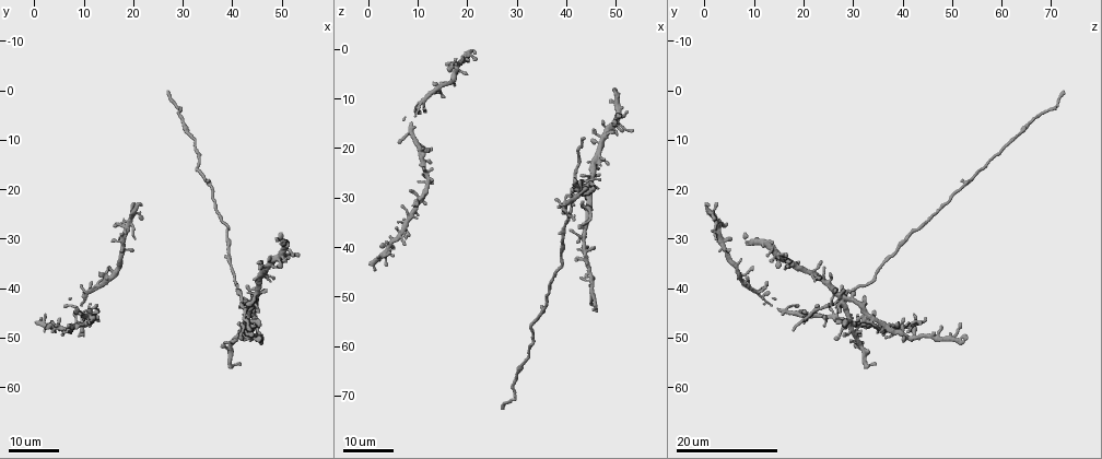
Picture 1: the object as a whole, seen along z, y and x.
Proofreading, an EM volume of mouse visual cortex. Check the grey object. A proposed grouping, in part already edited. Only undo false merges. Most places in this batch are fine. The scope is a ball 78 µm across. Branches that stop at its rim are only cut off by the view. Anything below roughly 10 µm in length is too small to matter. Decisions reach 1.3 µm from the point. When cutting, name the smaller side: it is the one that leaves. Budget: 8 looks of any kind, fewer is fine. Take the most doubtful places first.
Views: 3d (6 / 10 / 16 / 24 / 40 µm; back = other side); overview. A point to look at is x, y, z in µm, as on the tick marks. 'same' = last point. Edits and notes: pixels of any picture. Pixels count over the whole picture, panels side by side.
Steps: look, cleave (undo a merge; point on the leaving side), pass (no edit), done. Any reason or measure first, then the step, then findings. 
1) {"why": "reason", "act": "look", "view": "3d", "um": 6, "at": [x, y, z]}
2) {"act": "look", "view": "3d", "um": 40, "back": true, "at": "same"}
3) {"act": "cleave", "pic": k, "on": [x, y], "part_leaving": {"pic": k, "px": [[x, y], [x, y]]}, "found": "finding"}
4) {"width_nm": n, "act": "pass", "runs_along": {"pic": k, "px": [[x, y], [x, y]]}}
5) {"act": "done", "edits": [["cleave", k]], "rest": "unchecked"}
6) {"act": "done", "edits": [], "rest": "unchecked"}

{"why": "three arms meet", "act": "look", "view": "3d", "um": 24, "at": [35.5, 19.5, 52.5]}

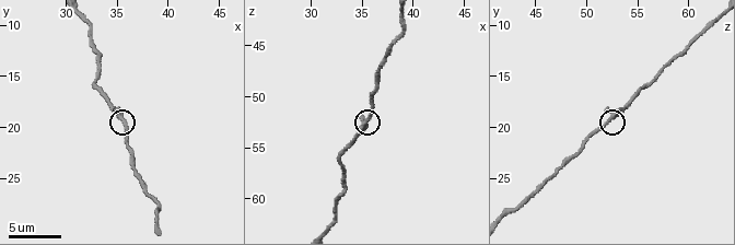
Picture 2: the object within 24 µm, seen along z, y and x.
{"why": "zoom in", "act": "look", "view": "3d", "um": 10, "at": [35.4, 19.0, 52.4]}

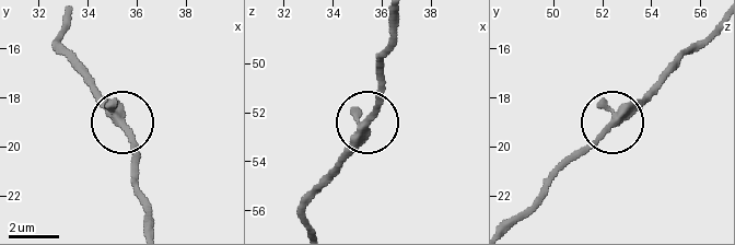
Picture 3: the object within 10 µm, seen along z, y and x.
{"arms": 3, "act": "pass", "runs_along": {"pic": 3, "px": [[152, 224], [139, 186], [137, 142], [79, 69]]}, "found": "one cell here"}

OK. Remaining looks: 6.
{"act": "look", "view": "3d", "um": 24, "at": [47.0, 35.0, 17.5]}

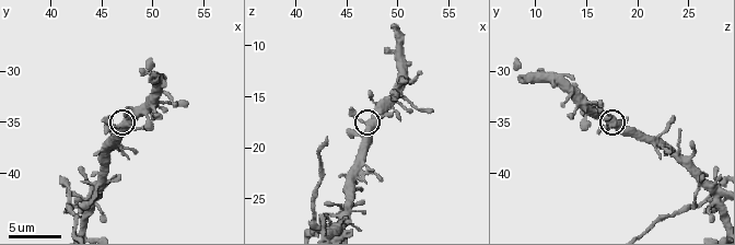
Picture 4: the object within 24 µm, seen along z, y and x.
{"act": "look", "view": "3d", "um": 6, "at": [46.8, 35.2, 17.6]}

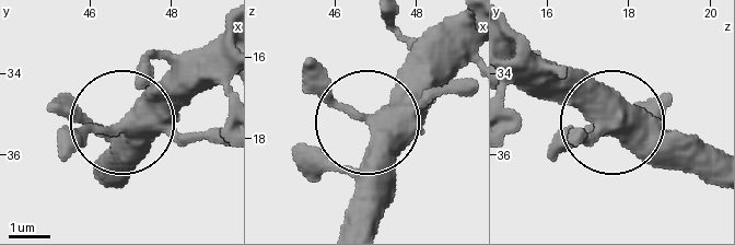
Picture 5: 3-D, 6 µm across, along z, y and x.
{"width_nm": 420, "act": "pass", "found": "one cell here"}

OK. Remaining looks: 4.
{"why": "looks like a crossing", "act": "look", "view": "3d", "um": 24, "at": [11.5, 46.0, 26.5]}

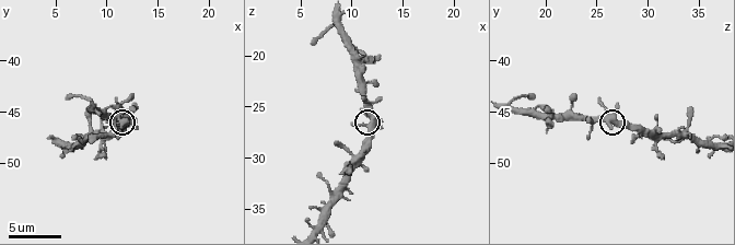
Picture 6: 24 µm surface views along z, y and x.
{"why": "zoom in", "act": "look", "view": "3d", "um": 10, "at": [11.8, 45.6, 26.6]}

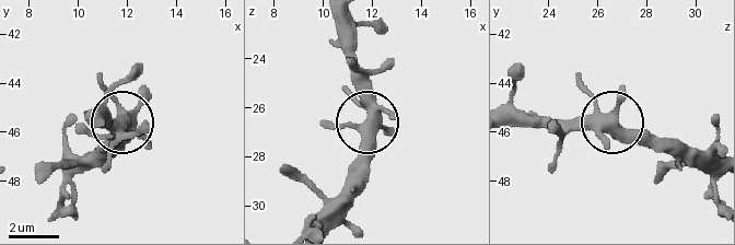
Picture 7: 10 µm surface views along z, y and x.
{"act": "pass", "found": "all the same cell"}

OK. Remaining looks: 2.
{"why": "sudden change in width", "act": "look", "view": "3d", "um": 24, "at": [30.0, 7.0, 65.5]}

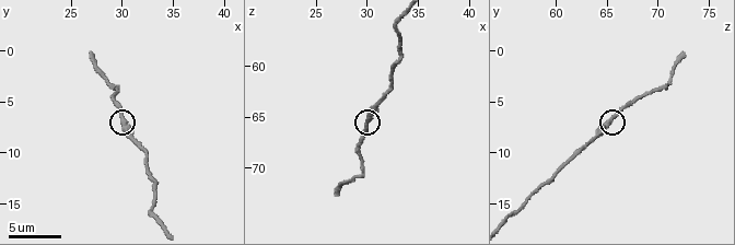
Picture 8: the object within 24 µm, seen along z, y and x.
{"act": "look", "view": "3d", "um": 10, "at": [30.2, 7.0, 65.2]}

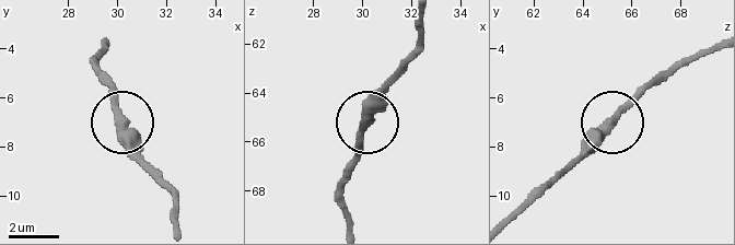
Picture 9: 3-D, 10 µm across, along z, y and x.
{"act": "pass", "found": "one cell here"}

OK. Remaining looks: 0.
{"act": "done", "edits": [], "rest": "unchecked"}

